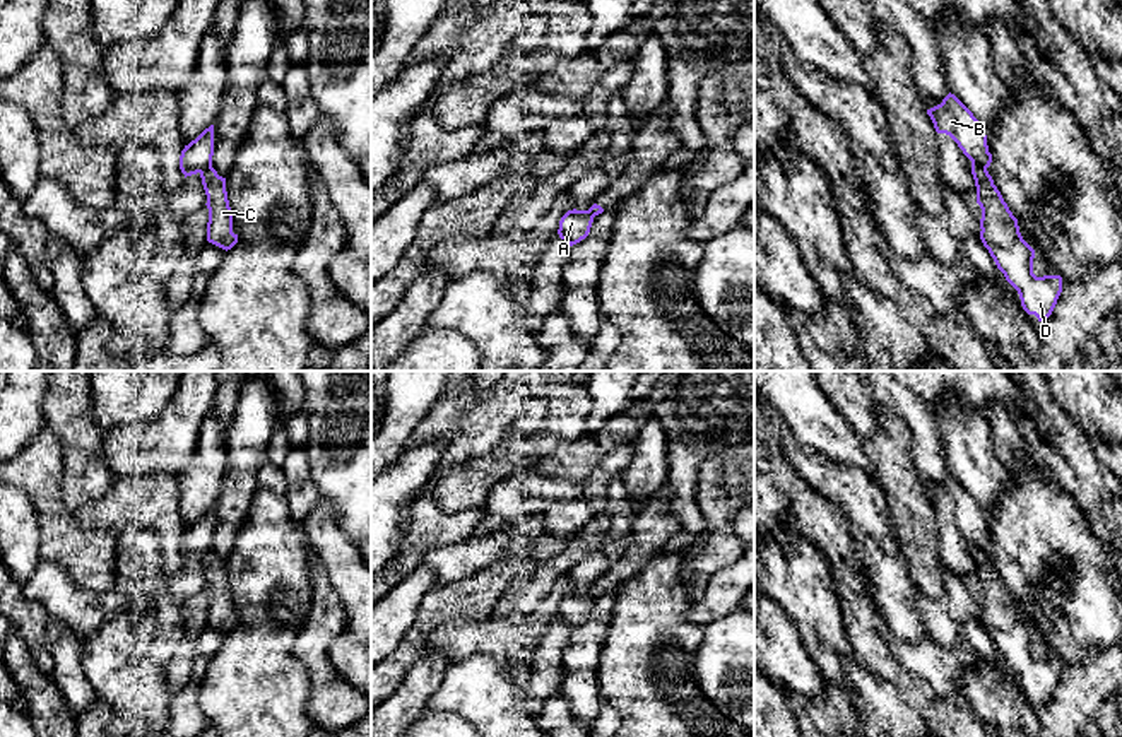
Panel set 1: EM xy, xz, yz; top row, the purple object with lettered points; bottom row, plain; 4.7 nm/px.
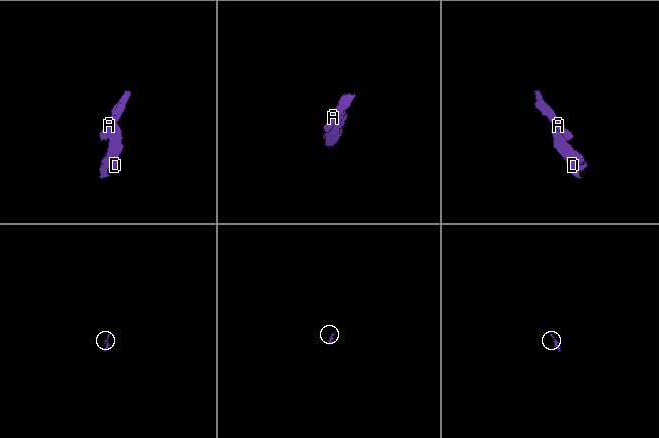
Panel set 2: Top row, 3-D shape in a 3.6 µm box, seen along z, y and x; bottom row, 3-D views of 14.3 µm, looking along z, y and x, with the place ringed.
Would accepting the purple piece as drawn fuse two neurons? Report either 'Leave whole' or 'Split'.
Split

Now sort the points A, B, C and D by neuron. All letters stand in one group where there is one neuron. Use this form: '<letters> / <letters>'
A B / C D

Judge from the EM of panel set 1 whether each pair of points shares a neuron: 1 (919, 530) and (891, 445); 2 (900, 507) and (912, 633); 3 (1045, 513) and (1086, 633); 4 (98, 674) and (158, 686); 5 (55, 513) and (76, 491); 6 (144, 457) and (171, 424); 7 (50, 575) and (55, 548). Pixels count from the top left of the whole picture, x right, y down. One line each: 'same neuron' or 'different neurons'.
1: same neuron
2: different neurons
3: same neuron
4: same neuron
5: different neurons
6: same neuron
7: different neurons

